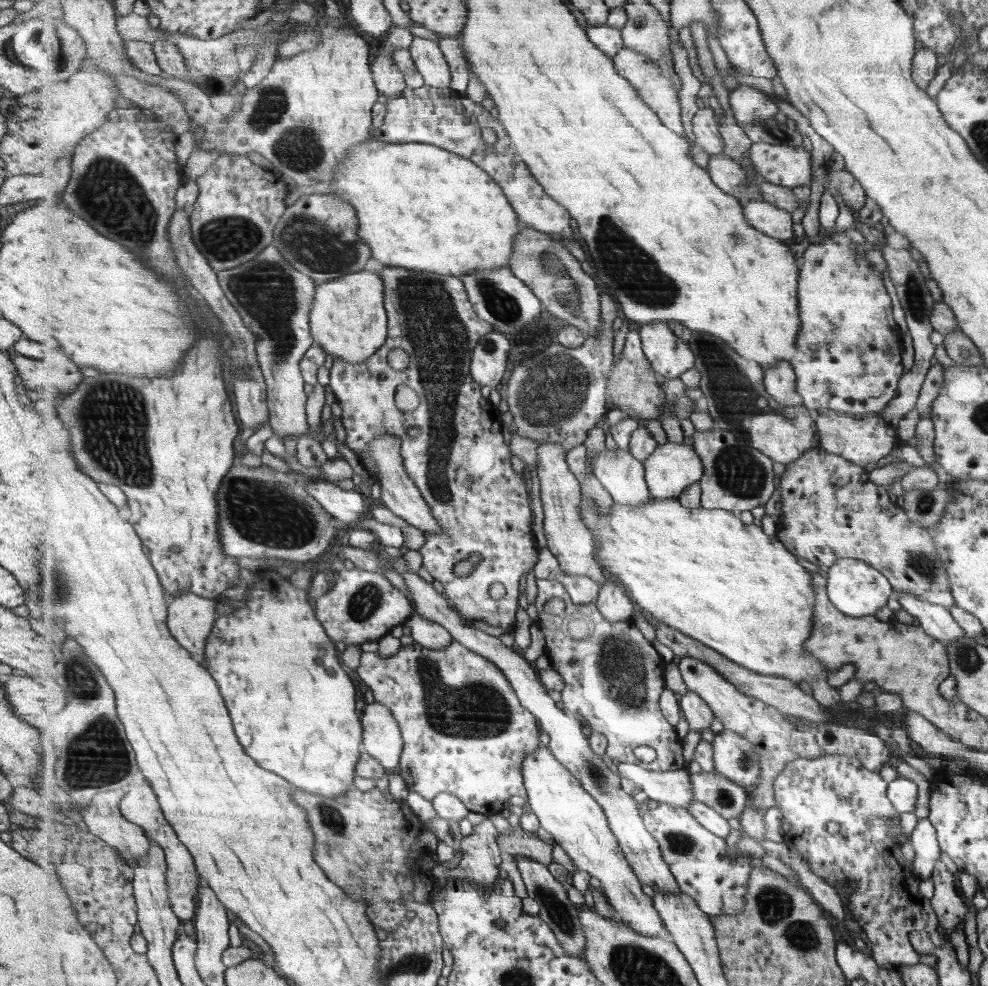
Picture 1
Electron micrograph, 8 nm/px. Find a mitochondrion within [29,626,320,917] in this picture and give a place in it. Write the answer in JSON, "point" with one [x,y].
{"point":[97,756]}

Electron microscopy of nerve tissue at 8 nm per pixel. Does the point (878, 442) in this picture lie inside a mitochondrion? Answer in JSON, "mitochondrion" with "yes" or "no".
{"mitochondrion":"no"}

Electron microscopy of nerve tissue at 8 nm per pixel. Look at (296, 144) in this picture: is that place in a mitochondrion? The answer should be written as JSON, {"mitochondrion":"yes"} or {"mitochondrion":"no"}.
{"mitochondrion":"yes"}

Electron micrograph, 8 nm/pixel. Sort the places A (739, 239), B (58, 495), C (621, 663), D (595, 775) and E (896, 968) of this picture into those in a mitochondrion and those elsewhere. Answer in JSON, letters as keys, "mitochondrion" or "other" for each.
{"A":"mitochondrion","B":"other","C":"mitochondrion","D":"mitochondrion","E":"other"}

